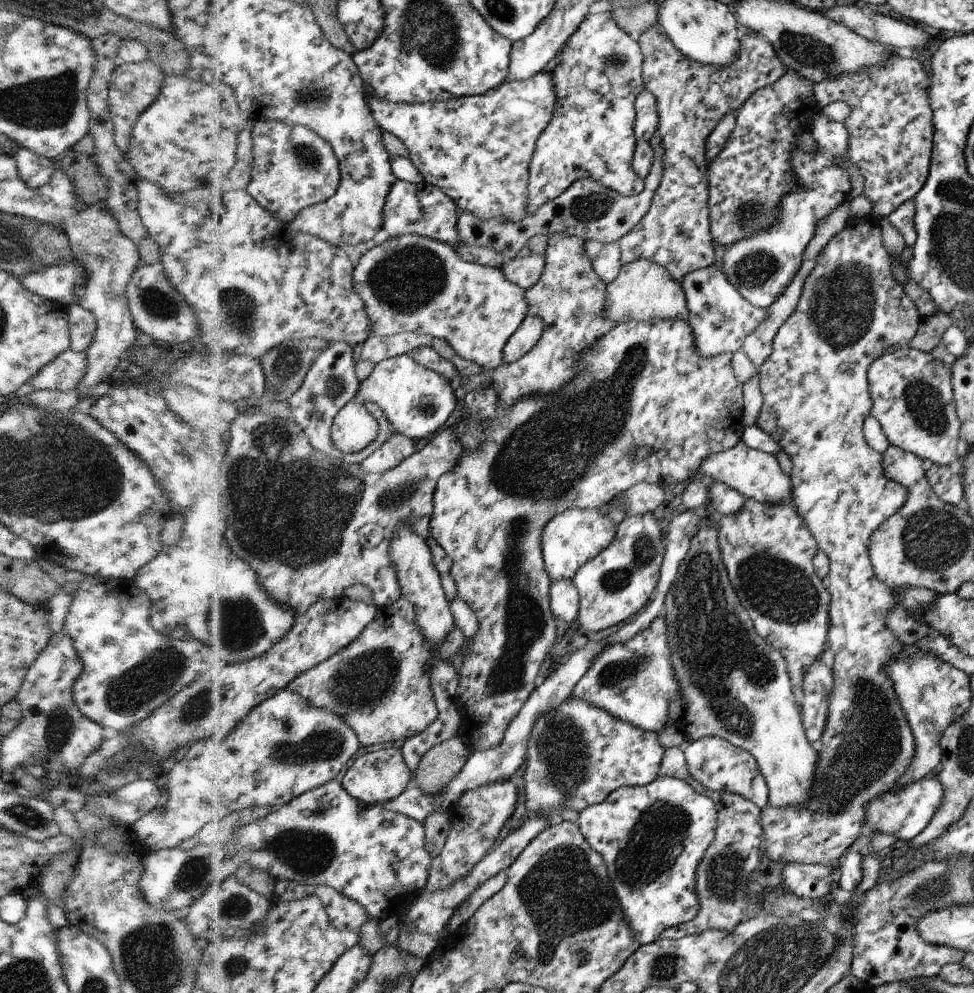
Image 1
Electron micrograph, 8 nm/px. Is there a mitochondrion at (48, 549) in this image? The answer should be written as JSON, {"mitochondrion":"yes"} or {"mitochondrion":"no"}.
{"mitochondrion":"no"}

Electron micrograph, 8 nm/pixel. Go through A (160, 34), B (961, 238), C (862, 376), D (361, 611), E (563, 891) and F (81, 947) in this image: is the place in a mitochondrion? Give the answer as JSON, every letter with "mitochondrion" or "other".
{"A":"other","B":"mitochondrion","C":"other","D":"other","E":"mitochondrion","F":"other"}

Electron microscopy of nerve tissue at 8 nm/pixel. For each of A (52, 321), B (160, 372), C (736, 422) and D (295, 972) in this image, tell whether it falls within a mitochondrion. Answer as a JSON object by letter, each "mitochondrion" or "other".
{"A":"other","B":"other","C":"other","D":"other"}

